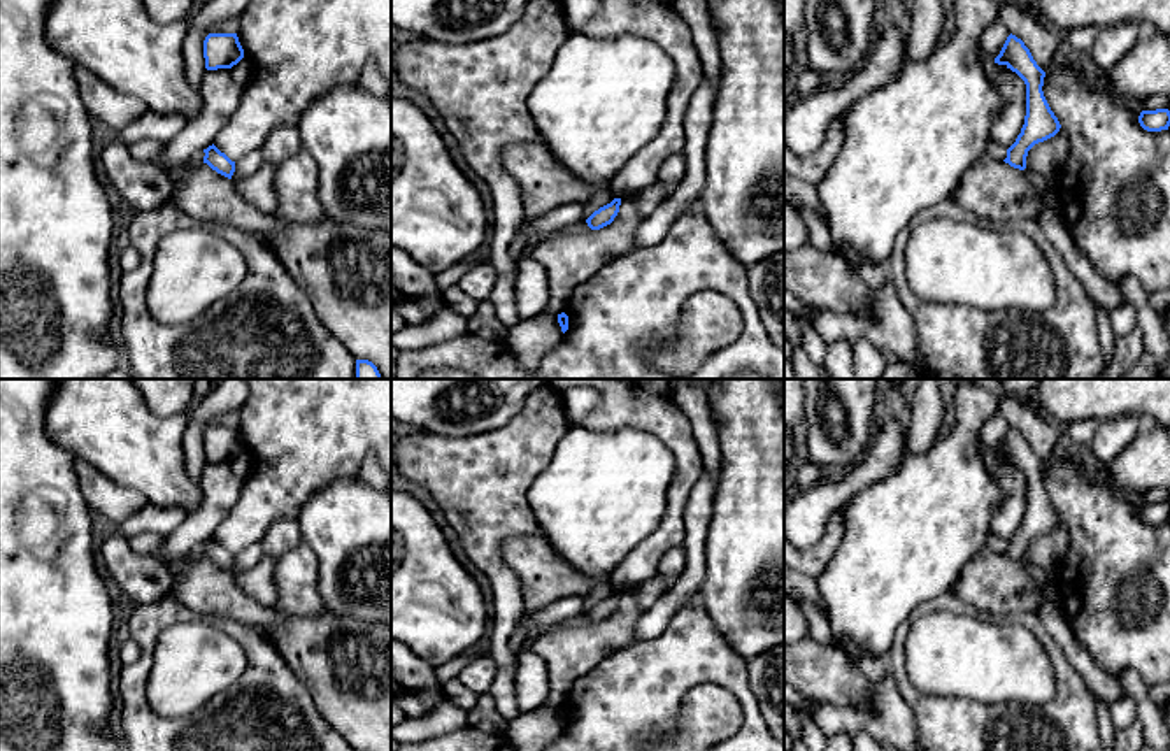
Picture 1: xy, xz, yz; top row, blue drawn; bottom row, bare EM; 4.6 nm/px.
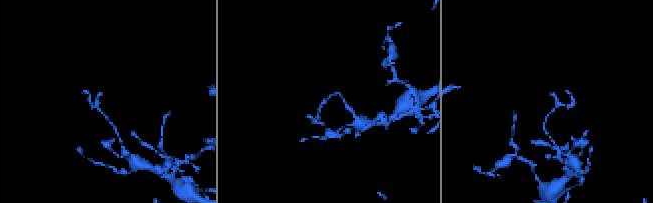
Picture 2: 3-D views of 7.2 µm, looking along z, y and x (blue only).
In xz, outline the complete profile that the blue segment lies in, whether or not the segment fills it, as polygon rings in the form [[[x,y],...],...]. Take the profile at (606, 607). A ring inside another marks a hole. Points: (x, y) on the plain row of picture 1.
[[[614,591],[610,597],[595,604],[588,612],[591,623],[600,623],[614,614],[619,605],[621,591]]]

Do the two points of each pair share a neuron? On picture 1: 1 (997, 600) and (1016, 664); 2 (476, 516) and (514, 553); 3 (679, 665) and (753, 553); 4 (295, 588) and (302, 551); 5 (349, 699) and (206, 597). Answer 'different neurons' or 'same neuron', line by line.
1: different neurons
2: different neurons
3: different neurons
4: same neuron
5: same neuron

